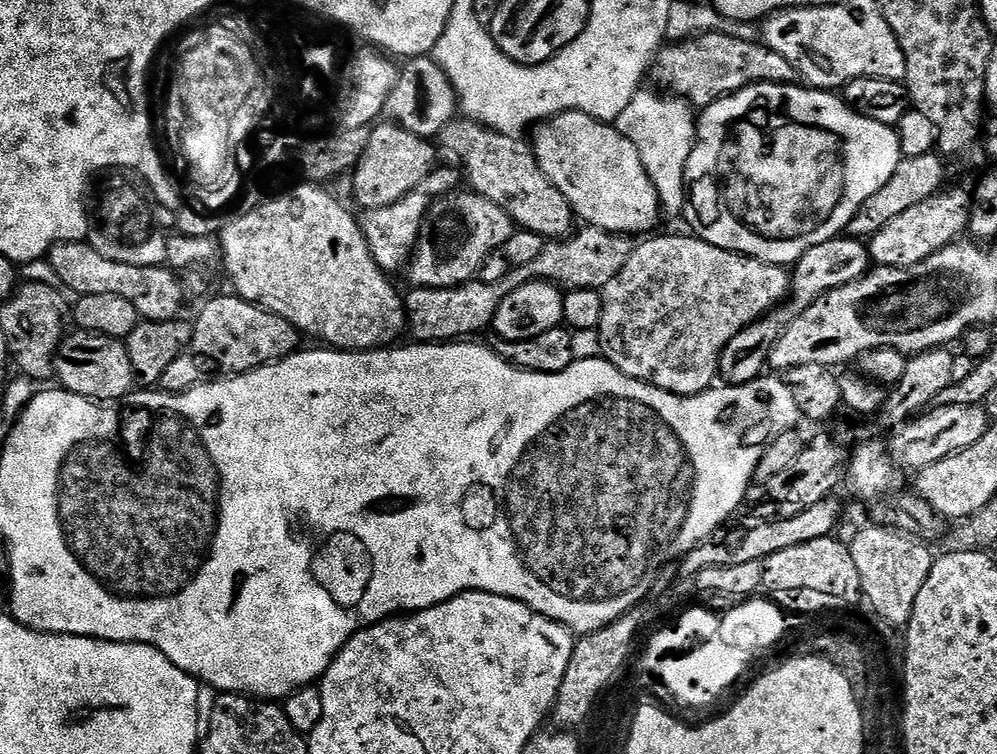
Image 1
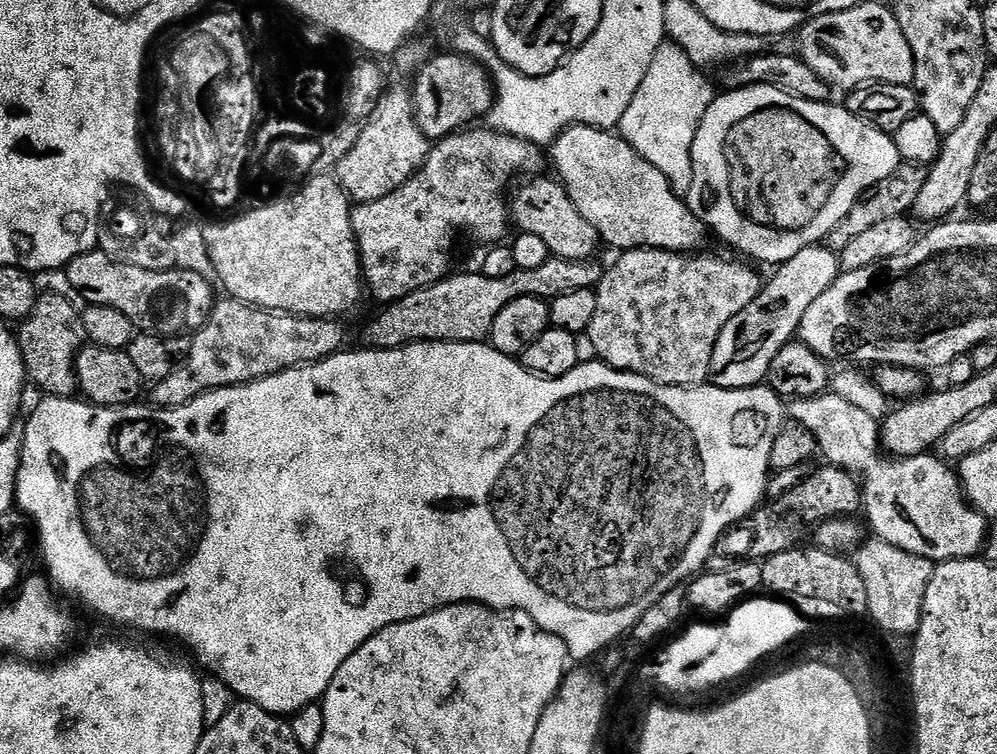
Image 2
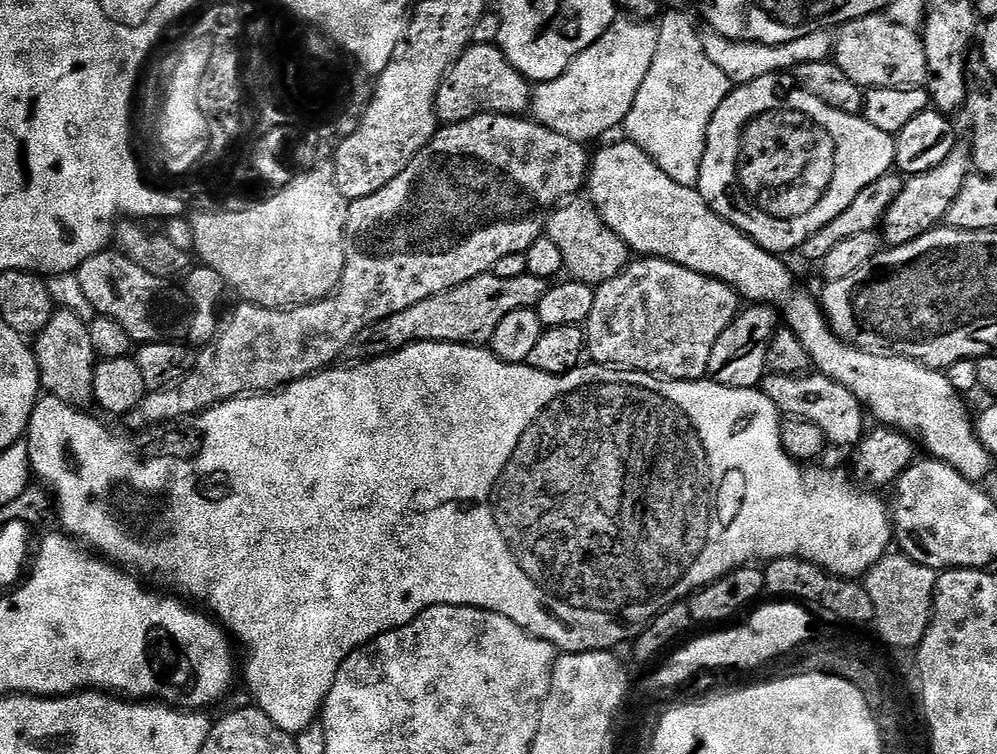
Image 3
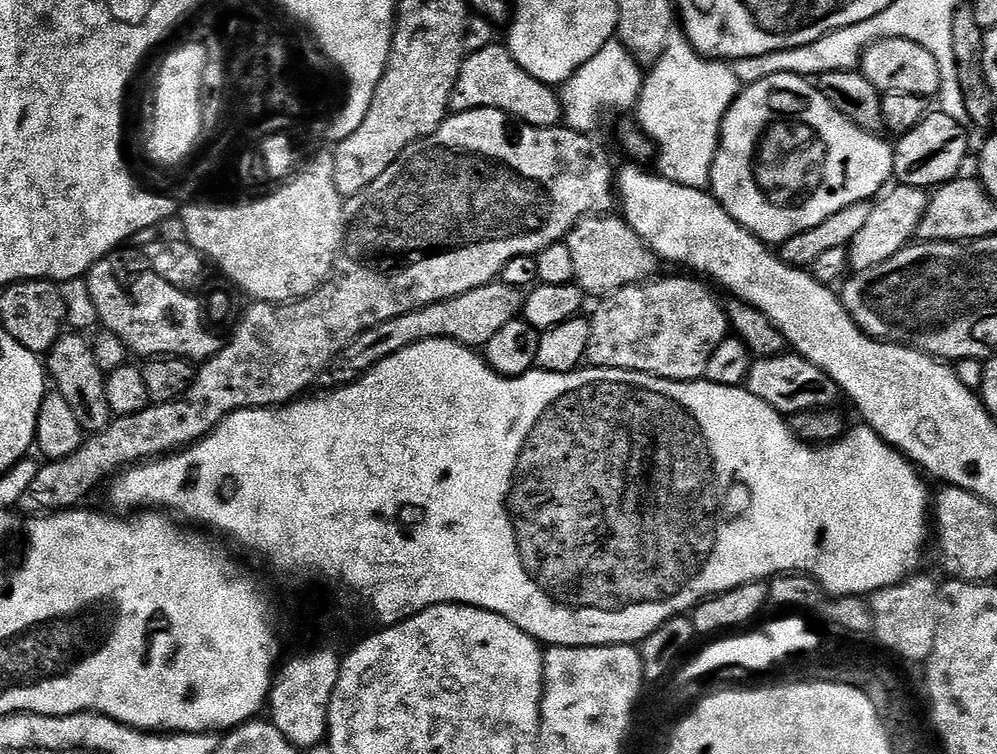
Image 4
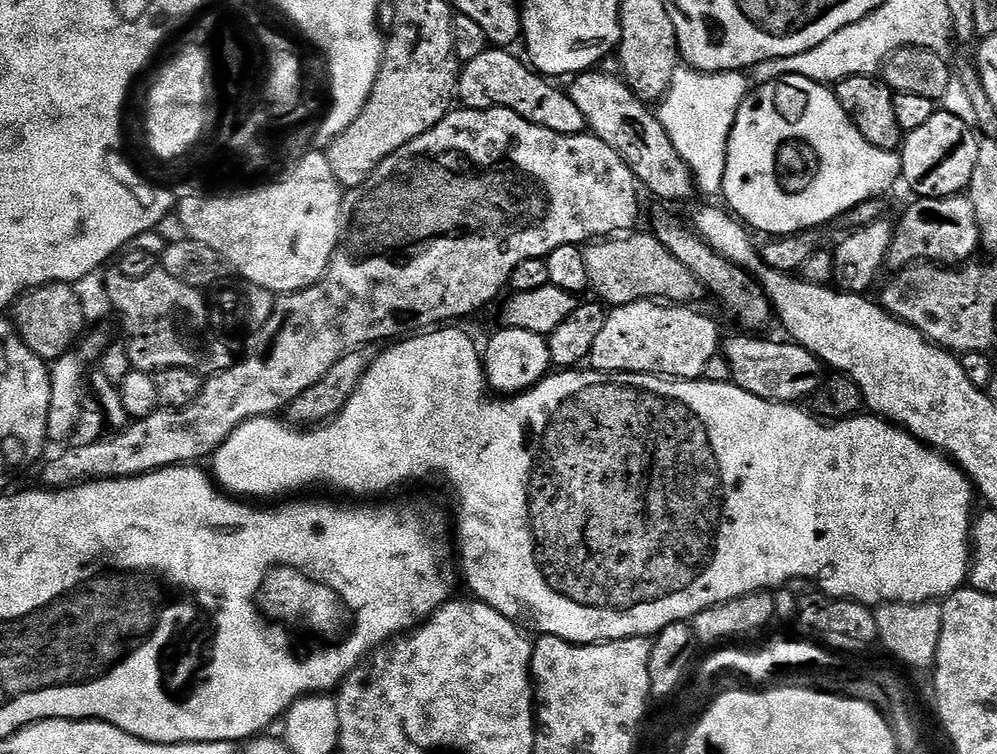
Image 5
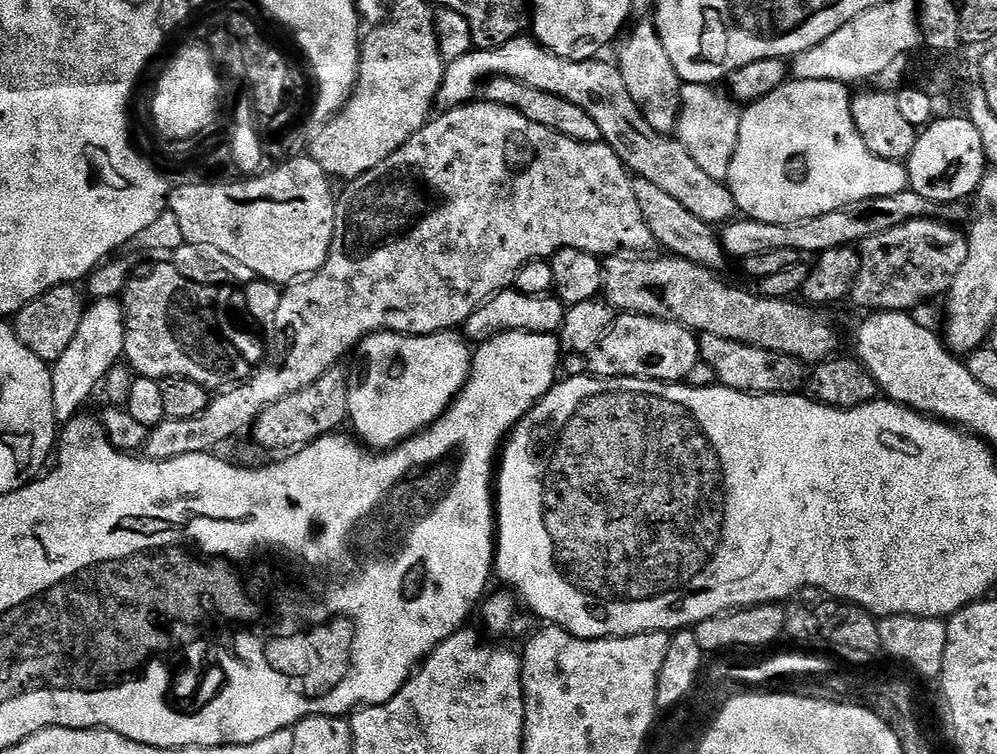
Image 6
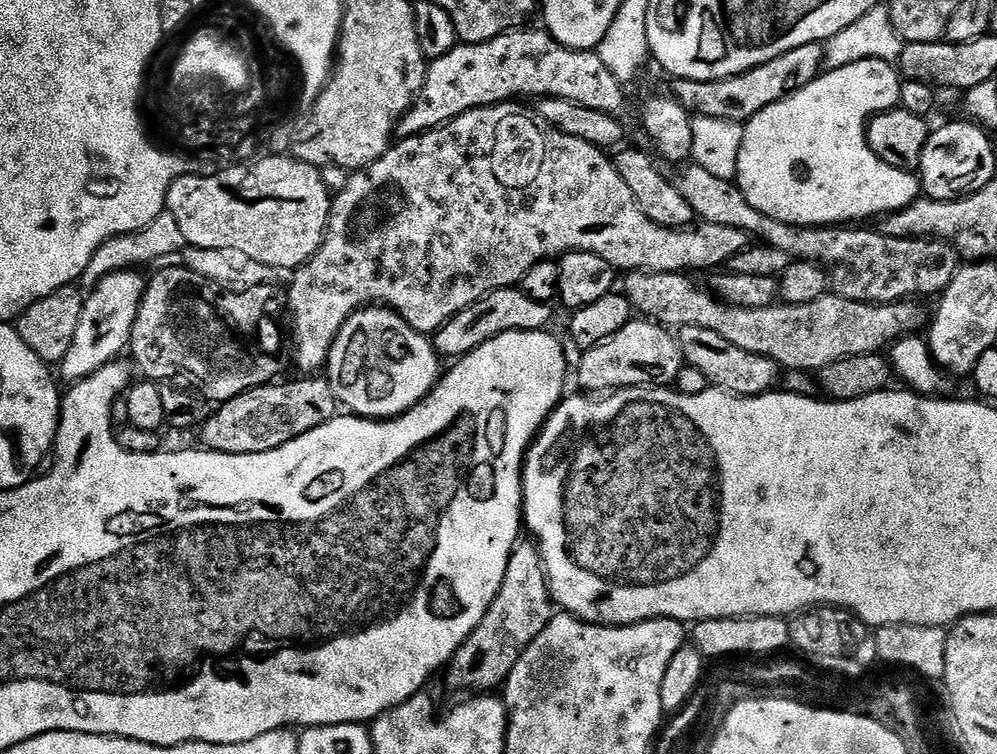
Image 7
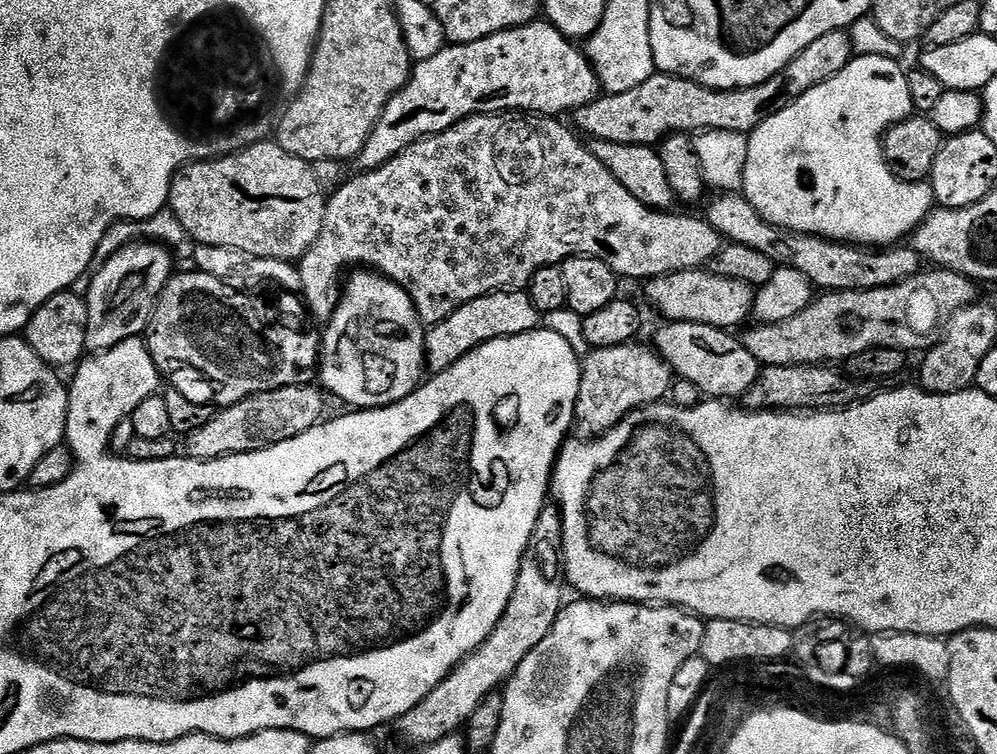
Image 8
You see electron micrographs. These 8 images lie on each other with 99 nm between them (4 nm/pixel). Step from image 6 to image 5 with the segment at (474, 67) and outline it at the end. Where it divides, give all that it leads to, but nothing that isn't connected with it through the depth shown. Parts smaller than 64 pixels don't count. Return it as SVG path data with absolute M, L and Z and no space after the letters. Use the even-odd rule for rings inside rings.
M601 70L581 72L571 81L570 95L582 110L591 135L606 142L630 166L637 181L644 184L660 200L688 200L694 196L692 172L682 162L670 134L662 126L659 115L628 88L619 75L607 76Z

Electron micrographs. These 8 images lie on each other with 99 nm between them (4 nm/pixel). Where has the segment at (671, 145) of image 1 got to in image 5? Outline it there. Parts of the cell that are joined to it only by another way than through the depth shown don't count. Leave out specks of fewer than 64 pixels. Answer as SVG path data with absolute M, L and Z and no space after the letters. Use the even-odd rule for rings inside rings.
M687 66L674 70L669 90L659 101L658 115L670 142L674 142L674 150L692 172L697 193L716 197L723 193L730 134L749 91L750 80L743 71L700 72Z

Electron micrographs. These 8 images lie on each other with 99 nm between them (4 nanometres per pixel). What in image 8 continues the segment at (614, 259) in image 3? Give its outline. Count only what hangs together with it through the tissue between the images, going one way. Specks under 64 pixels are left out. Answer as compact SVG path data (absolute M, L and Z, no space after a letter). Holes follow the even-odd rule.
M933 267L894 286L824 292L817 295L802 314L790 318L790 322L753 323L743 333L742 342L762 366L824 366L836 362L832 360L846 362L852 356L875 348L893 348L908 354L911 348L927 349L953 314L968 304L977 303L976 288L977 285L960 272Z

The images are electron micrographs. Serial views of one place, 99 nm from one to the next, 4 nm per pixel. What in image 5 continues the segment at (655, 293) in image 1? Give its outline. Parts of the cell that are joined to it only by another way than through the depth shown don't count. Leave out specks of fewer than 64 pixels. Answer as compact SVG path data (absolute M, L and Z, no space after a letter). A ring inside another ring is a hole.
M639 300L629 304L615 305L605 315L604 325L594 342L590 357L593 372L633 372L647 376L662 376L674 380L699 380L706 370L706 362L721 351L722 335L708 316L699 312L699 307L687 304L669 304L658 300Z

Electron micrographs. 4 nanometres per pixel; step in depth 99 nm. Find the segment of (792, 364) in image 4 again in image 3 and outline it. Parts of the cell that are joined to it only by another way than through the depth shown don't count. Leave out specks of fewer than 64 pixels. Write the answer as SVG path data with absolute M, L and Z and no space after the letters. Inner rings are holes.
M768 372L762 381L762 391L766 398L770 398L770 402L774 402L776 411L785 417L814 422L814 426L822 430L824 439L829 445L837 444L840 448L850 447L851 449L859 445L865 435L866 412L860 399L850 390L846 390L846 386L834 382L829 376L819 374L787 376L777 372Z

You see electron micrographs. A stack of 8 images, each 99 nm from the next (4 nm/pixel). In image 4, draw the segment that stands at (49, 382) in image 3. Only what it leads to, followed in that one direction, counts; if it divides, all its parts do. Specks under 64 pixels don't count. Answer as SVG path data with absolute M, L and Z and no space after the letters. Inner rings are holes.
M65 334L52 351L46 356L46 372L56 383L55 391L74 410L74 418L80 424L85 433L95 434L106 430L114 419L114 413L110 410L110 402L106 398L106 373L94 362L92 345L80 336Z

